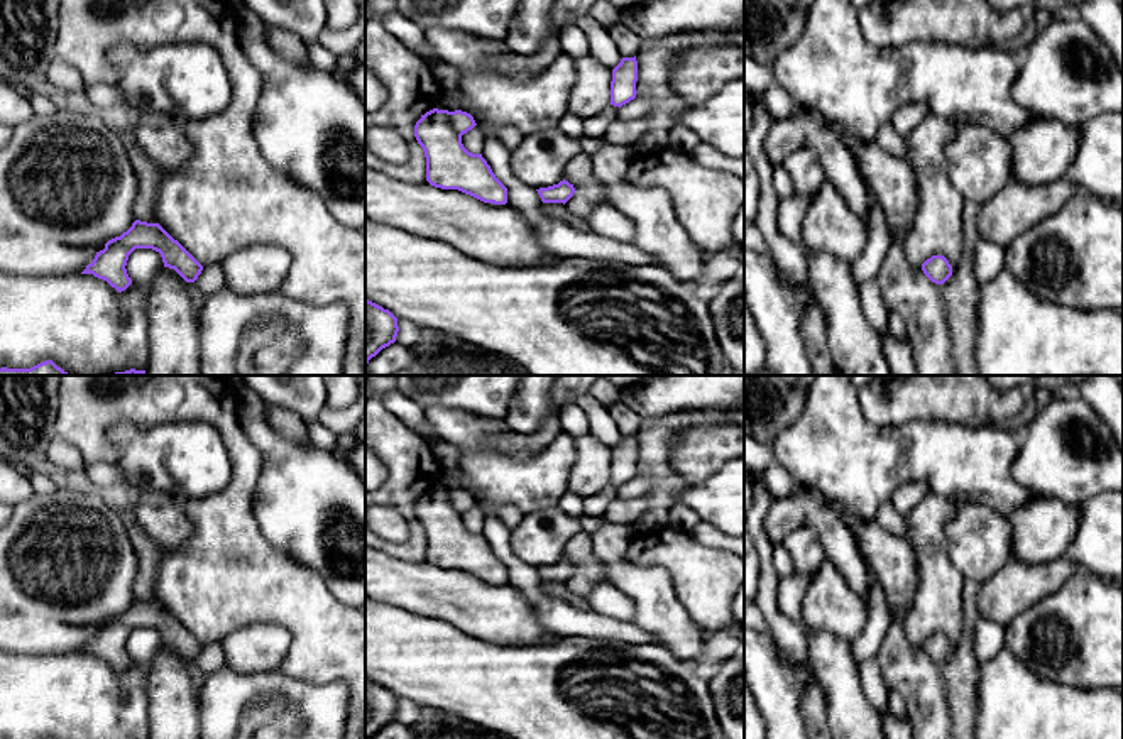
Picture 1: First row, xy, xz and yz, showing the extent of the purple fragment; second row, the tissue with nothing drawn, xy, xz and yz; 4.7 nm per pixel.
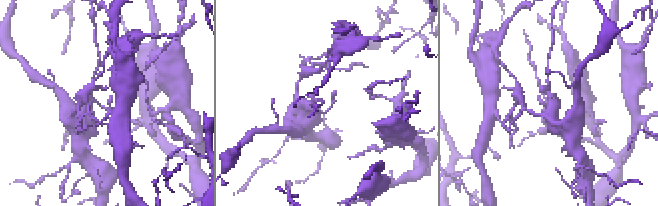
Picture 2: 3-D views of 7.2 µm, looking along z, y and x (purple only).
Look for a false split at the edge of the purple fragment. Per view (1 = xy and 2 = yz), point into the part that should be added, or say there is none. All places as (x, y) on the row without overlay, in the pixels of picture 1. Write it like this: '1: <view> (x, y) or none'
1: none
2: none

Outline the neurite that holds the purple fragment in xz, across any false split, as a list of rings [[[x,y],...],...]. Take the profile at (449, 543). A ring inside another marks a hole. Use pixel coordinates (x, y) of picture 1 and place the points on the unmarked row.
[[[433,487],[414,504],[425,529],[426,560],[441,568],[458,568],[484,582],[506,583],[507,567],[496,556],[482,533],[468,531],[462,514],[475,506],[470,492]]]

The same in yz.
[[[932,634],[922,643],[923,653],[935,663],[944,663],[952,654],[952,644],[944,634]]]

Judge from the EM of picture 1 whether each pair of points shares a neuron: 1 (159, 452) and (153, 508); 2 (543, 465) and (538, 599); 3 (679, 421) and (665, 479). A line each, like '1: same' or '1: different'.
1: different
2: same
3: same

